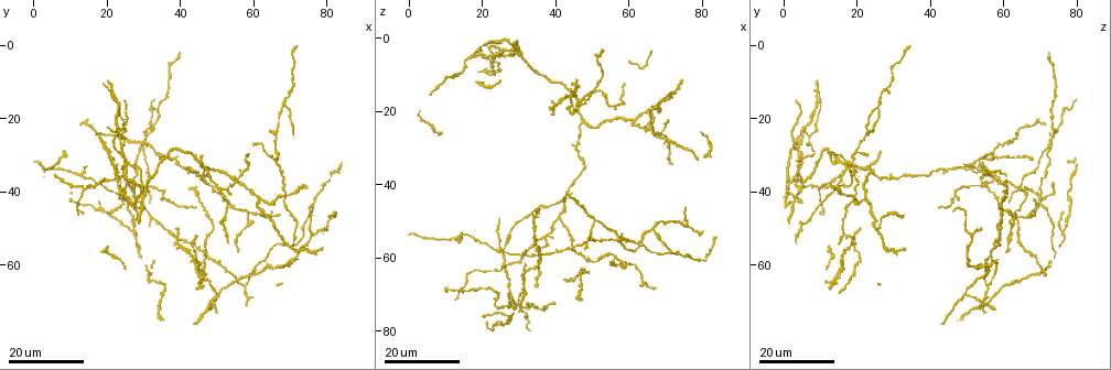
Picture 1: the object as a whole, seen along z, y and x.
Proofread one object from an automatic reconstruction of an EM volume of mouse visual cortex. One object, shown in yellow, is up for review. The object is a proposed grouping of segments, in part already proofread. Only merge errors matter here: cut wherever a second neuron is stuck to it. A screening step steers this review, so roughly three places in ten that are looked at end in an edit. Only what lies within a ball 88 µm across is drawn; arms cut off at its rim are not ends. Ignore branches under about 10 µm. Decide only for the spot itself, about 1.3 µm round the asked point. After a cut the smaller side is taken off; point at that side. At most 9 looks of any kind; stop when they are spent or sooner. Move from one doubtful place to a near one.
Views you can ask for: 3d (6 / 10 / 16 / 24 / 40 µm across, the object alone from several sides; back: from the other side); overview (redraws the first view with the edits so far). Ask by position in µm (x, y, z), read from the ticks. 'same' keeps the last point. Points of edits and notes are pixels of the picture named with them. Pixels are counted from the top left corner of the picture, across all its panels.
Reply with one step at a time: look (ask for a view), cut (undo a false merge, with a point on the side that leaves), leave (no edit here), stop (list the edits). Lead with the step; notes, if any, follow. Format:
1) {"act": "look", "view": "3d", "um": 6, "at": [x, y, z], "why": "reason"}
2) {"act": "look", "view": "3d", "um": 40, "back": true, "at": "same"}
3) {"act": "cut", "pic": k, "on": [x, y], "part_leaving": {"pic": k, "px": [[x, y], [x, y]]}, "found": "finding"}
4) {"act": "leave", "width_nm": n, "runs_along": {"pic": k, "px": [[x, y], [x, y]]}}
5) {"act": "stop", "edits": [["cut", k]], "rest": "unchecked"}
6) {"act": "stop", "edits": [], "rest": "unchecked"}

{"act": "look", "view": "3d", "um": 24, "at": [36.0, 41.5, 46.0], "why": "narrows sharply"}

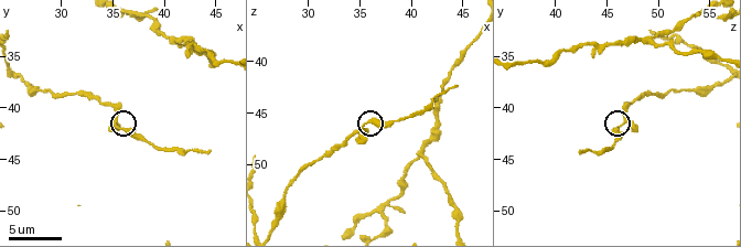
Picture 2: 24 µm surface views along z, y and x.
{"act": "look", "view": "3d", "um": 6, "at": [35.4, 41.4, 46.2]}

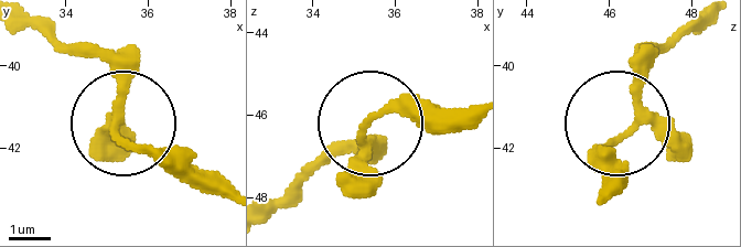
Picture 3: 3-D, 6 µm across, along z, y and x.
{"act": "leave", "width_nm": 180, "runs_along": {"pic": 3, "px": [[46, 25], [99, 57], [130, 142], [183, 156], [225, 194]]}, "found": "continuous, no second neuron"}

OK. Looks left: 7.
{"act": "look", "view": "3d", "um": 24, "at": [31.0, 24.5, 73.5], "why": "four-way junction"}

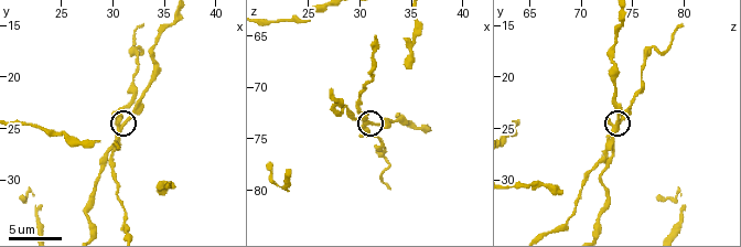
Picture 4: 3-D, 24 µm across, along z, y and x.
{"act": "look", "view": "3d", "um": 10, "at": [30.6, 24.6, 73.4]}

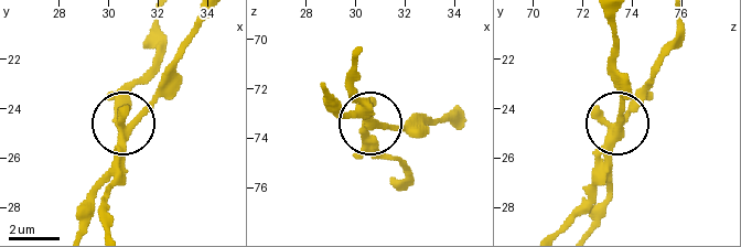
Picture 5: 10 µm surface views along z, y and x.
{"act": "look", "view": "3d", "um": 6, "at": [30.6, 24.8, 73.5], "why": "zoom in"}

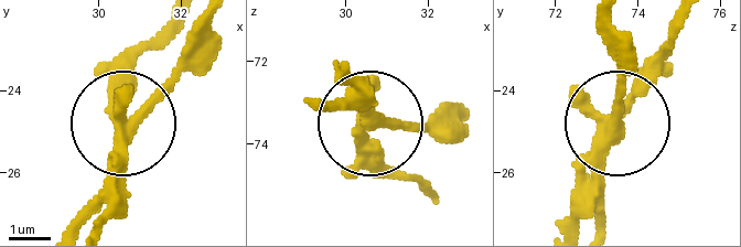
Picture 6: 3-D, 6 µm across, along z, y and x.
{"act": "leave", "found": "one neuron here"}

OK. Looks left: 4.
{"act": "look", "view": "3d", "um": 24, "at": [58.0, 45.0, 61.0], "why": "three-way junction"}

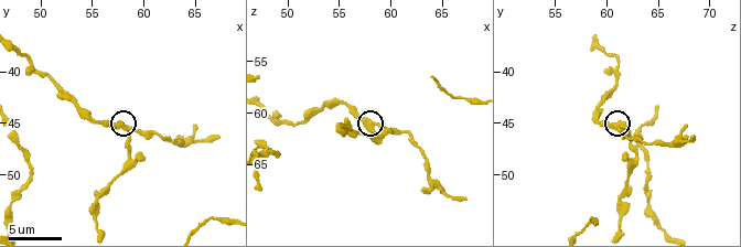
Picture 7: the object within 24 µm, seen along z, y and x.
{"act": "look", "view": "3d", "um": 10, "at": [58.2, 45.4, 61.4]}

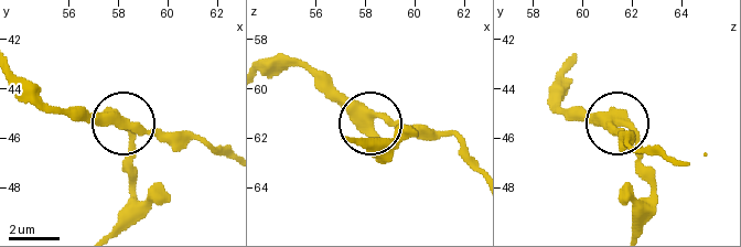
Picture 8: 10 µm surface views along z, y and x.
{"act": "leave", "arms": 3, "runs_along": {"pic": 8, "px": [[267, 74], [298, 67], [323, 79], [369, 130], [374, 160]]}, "found": "continuous, no second neuron"}

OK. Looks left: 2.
{"act": "look", "view": "3d", "um": 24, "at": [50.5, 39.0, 13.5], "why": "thin arm on a thick one"}

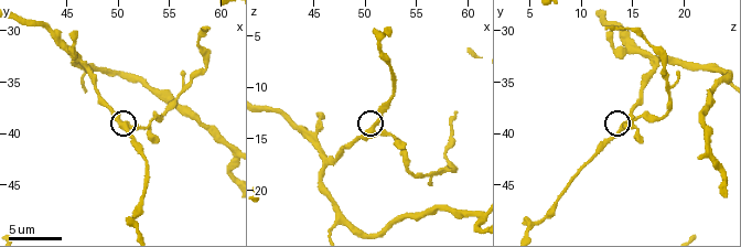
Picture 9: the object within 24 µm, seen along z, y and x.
{"act": "look", "view": "3d", "um": 6, "at": [51.0, 39.4, 14.0]}

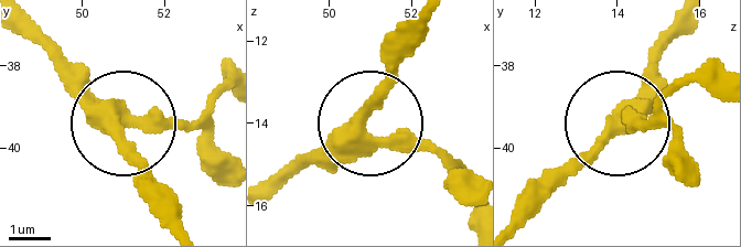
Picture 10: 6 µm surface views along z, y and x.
{"act": "leave", "side_arm_um": 43, "found": "continuous, no second neuron"}

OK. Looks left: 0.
{"act": "stop", "edits": [], "rest": "unchecked"}

